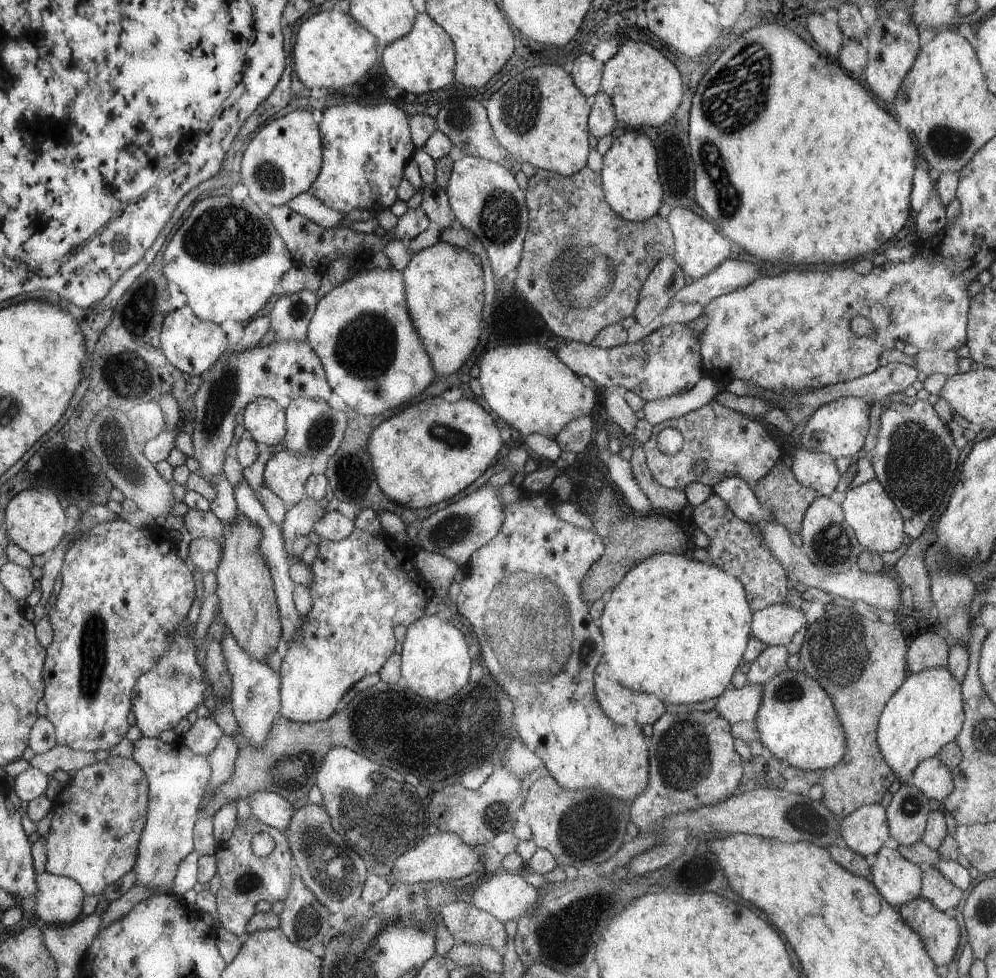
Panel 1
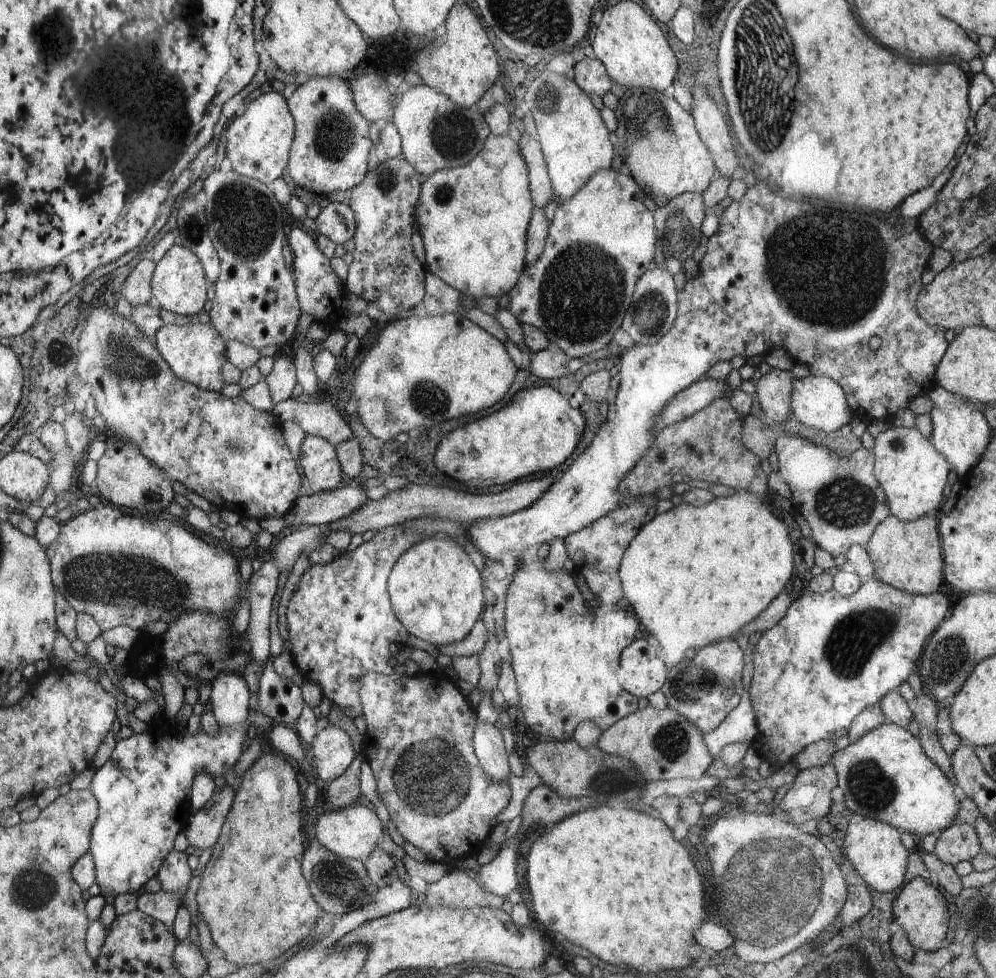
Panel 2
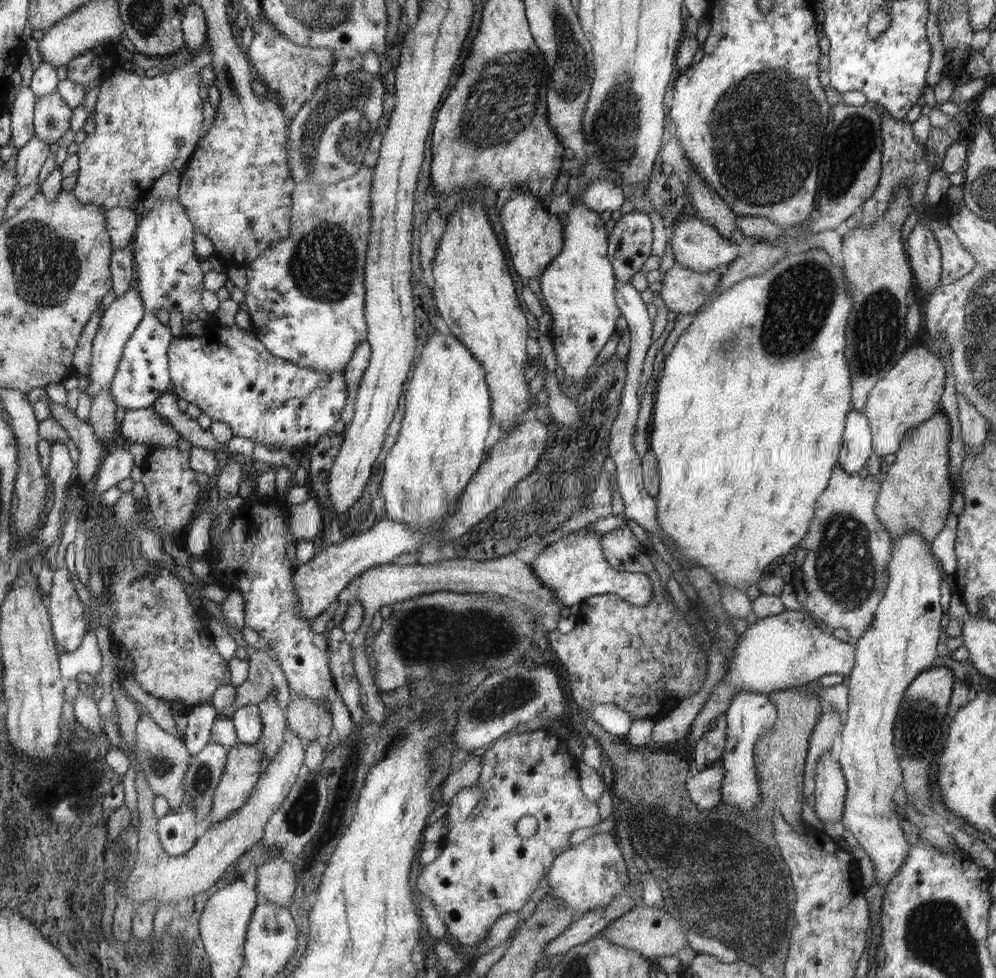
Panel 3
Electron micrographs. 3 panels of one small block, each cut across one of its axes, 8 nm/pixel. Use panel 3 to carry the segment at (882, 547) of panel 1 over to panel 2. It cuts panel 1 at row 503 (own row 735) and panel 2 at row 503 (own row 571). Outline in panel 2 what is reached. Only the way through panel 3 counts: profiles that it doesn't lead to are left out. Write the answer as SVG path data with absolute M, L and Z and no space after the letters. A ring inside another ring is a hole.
M892 427L875 438L874 476L888 496L889 509L896 518L912 522L938 510L948 482L949 459L916 427Z

